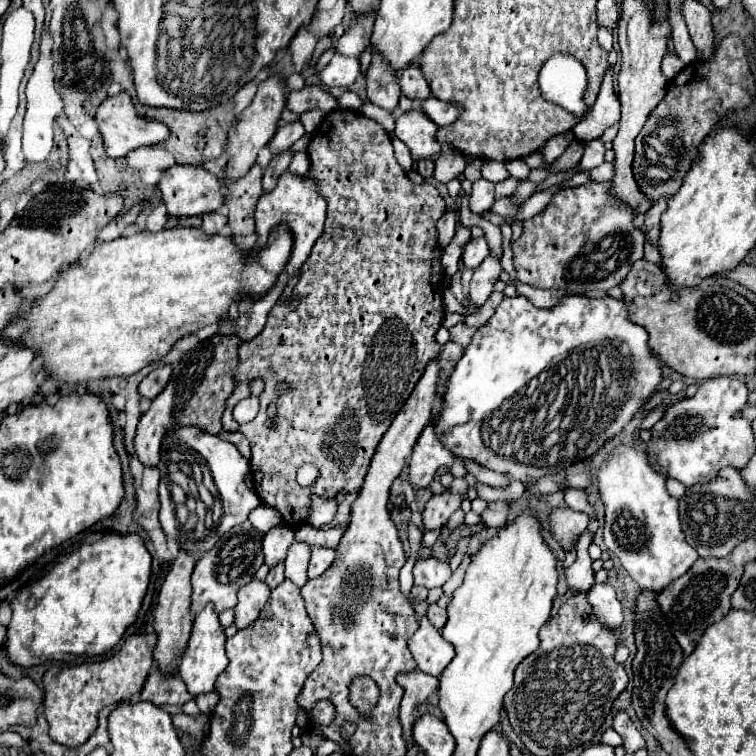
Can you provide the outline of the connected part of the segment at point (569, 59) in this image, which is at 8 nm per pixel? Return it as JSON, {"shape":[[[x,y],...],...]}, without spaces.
{"shape":[[[554,54],[542,66],[538,86],[542,98],[572,114],[584,114],[588,80],[584,66],[570,54]]]}

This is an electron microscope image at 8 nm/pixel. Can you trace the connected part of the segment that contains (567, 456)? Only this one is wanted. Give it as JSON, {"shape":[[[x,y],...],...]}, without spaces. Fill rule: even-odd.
{"shape":[[[570,294],[570,296],[560,298],[560,302],[552,308],[536,308],[526,296],[504,298],[502,304],[498,306],[496,314],[482,328],[476,330],[464,356],[456,364],[452,376],[448,378],[446,392],[444,392],[446,406],[440,412],[440,420],[436,422],[434,428],[436,428],[436,434],[440,434],[444,446],[448,450],[452,450],[452,454],[474,460],[490,470],[504,472],[510,476],[510,480],[526,482],[528,478],[542,478],[548,474],[556,474],[560,470],[566,470],[572,464],[582,462],[584,458],[592,458],[602,448],[602,444],[612,440],[632,420],[632,416],[636,412],[640,412],[640,408],[654,396],[660,382],[662,382],[662,360],[648,346],[648,332],[642,330],[640,324],[634,324],[628,318],[628,306],[626,306],[624,298],[620,298],[620,300],[610,298],[610,296],[588,298],[588,296]],[[598,376],[602,380],[602,386],[600,386],[600,394],[594,394],[594,382],[598,380]]]}

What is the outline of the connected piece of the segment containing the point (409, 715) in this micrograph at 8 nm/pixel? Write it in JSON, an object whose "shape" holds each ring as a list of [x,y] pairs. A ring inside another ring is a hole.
{"shape":[[[416,670],[416,672],[408,672],[408,674],[398,674],[396,682],[404,688],[404,698],[402,698],[402,704],[400,704],[402,734],[404,734],[406,744],[412,746],[414,744],[412,728],[414,728],[414,722],[418,720],[418,716],[420,716],[416,708],[422,702],[426,702],[432,692],[438,690],[438,678]]]}

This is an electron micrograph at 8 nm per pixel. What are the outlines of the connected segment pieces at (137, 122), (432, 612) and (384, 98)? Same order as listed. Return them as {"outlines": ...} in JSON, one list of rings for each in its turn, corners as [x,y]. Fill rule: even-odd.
{"outlines":[[[[120,92],[116,96],[106,98],[98,112],[96,112],[96,122],[98,122],[98,130],[102,132],[104,138],[104,146],[106,146],[106,154],[112,158],[120,158],[126,156],[130,150],[136,150],[140,146],[152,146],[158,142],[164,142],[170,136],[168,126],[162,126],[162,122],[154,120],[154,118],[146,118],[140,116],[132,104],[132,98],[128,92]]],[[[430,604],[430,608],[428,608],[428,620],[434,624],[434,628],[442,630],[442,626],[446,624],[446,610],[440,608],[438,604]]],[[[372,52],[372,62],[366,72],[368,80],[368,98],[380,108],[386,110],[396,110],[398,98],[402,96],[396,72],[390,68],[390,64],[382,58],[382,54]]]]}

